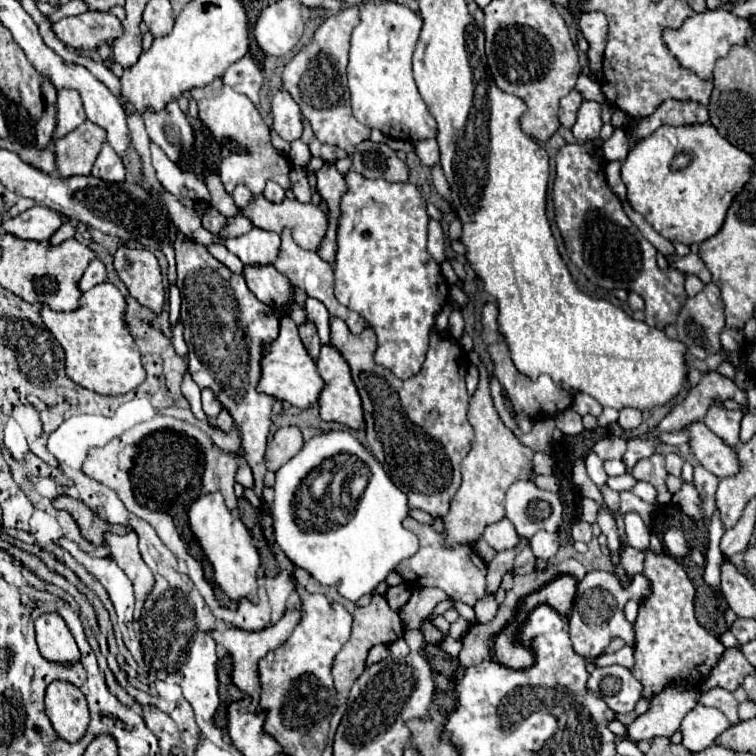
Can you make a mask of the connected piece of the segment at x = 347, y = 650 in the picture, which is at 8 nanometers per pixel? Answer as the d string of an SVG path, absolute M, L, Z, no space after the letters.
M311 577L311 579L307 581L305 589L307 589L309 593L321 593L321 595L325 595L331 603L341 603L341 605L353 615L353 635L351 635L351 639L345 643L343 651L337 655L335 667L333 667L333 677L335 677L337 693L347 699L347 697L349 697L349 691L351 691L351 687L353 687L353 683L355 683L355 679L365 671L365 659L367 659L369 649L371 649L373 645L379 645L379 643L391 645L395 639L399 639L399 637L403 635L403 623L401 623L401 619L399 619L399 613L393 611L393 609L389 609L385 595L373 593L369 605L359 607L357 603L347 601L345 597L341 597L339 591L337 591L337 585L327 587L327 585L317 583L317 581Z

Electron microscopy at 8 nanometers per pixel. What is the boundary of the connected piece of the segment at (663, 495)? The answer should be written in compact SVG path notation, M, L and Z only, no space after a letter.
M653 453L651 457L645 457L645 459L639 459L637 465L633 467L633 477L639 479L639 481L649 481L653 483L657 489L659 489L659 503L665 505L671 501L671 493L667 491L665 487L665 479L667 479L667 473L665 473L665 463L663 463L663 455L659 453Z

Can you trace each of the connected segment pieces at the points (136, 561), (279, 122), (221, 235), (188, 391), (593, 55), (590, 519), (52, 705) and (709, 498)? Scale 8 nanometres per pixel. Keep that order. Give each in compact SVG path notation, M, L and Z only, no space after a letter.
M129 531L125 535L113 535L113 533L109 533L109 535L105 535L105 543L109 545L113 561L131 579L131 583L135 587L135 599L137 599L135 615L141 615L143 603L145 603L147 595L151 593L151 589L155 585L155 579L153 579L151 569L145 565L145 561L139 555L137 533L135 531Z
M285 89L273 95L271 109L273 109L273 131L289 143L299 139L303 133L303 123L301 123L303 115L299 111L299 105L291 99L291 95Z
M239 215L239 217L235 217L235 219L233 219L233 223L231 223L231 225L227 225L223 231L219 231L215 237L217 237L219 241L233 239L233 237L241 237L241 235L245 235L253 227L252 222L245 217L245 215Z
M189 373L185 375L185 381L183 381L183 395L185 395L187 401L191 403L193 413L195 413L199 419L205 419L205 421L207 421L207 415L205 415L203 409L201 409L201 389L193 383L193 379L189 377Z
M589 11L579 15L579 27L589 41L591 71L597 73L603 63L603 51L607 45L607 17L601 11Z
M583 499L581 503L585 503L585 505L579 507L579 517L583 521L587 521L587 523L595 523L597 521L597 513L599 513L599 505L593 499Z
M63 679L51 681L45 691L45 711L55 731L65 741L75 743L81 735L85 735L89 725L89 709L85 695L73 683Z
M697 465L695 467L695 481L693 485L697 487L701 499L703 499L703 507L705 507L705 513L707 513L707 521L711 519L711 513L713 513L713 507L715 507L715 491L717 491L717 485L719 485L719 479L709 473L705 467Z

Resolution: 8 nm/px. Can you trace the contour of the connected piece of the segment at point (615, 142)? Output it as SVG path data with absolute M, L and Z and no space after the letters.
M615 129L613 137L607 139L607 141L603 141L601 149L603 149L605 161L625 163L627 153L629 153L629 141L625 139L625 131L623 131L623 129Z

